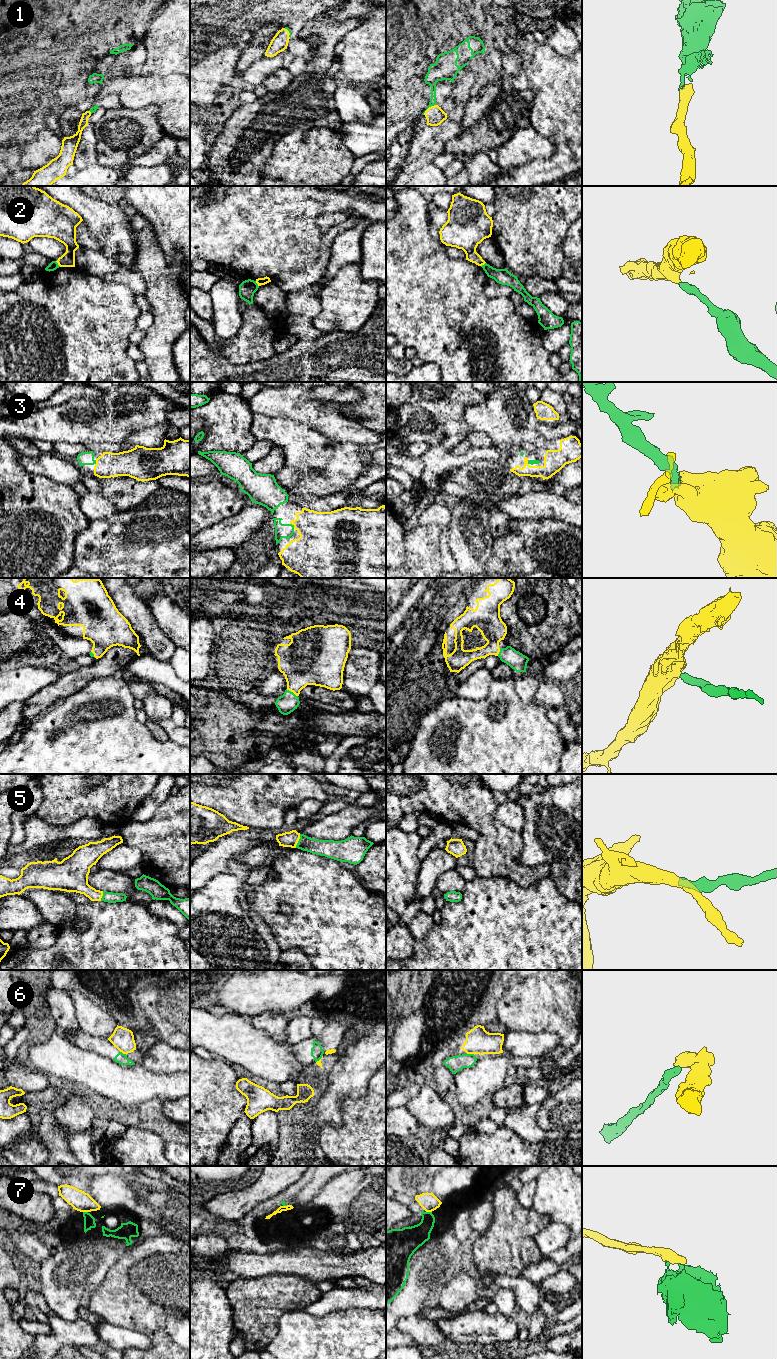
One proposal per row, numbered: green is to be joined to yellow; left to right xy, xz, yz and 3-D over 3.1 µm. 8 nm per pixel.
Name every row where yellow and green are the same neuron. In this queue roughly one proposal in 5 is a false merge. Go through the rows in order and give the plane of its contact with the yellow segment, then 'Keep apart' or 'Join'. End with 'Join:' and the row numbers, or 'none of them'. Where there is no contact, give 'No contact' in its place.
1: Touches yellow in yz. Join
2: Touches yellow in xy. Keep apart
3: Touches yellow in xz. Join
4: Touches yellow in xz. Join
5: Touches yellow in xz. Join
6: Touches yellow in yz. Keep apart
7: Touches yellow in yz. Keep apart
Join: 1, 3, 4, 5

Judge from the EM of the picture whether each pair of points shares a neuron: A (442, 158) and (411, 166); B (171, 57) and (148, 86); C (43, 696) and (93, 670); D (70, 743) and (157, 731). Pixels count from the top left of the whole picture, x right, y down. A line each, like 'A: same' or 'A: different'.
A: different
B: different
C: same
D: different

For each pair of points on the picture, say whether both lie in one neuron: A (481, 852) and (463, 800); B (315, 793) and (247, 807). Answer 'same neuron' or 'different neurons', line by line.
A: same neuron
B: same neuron

